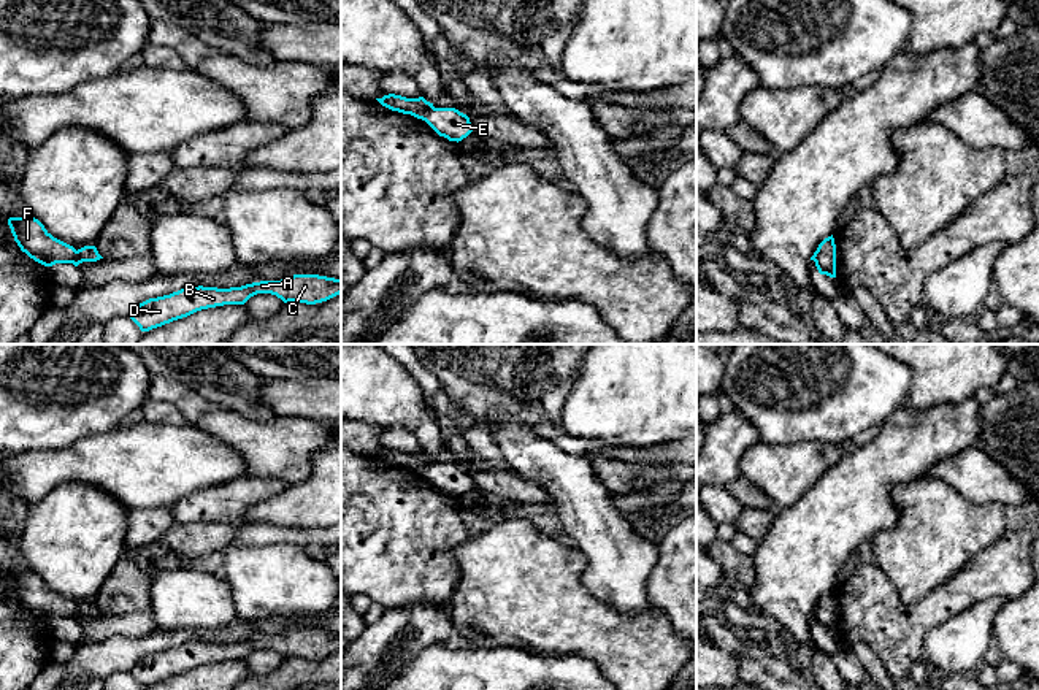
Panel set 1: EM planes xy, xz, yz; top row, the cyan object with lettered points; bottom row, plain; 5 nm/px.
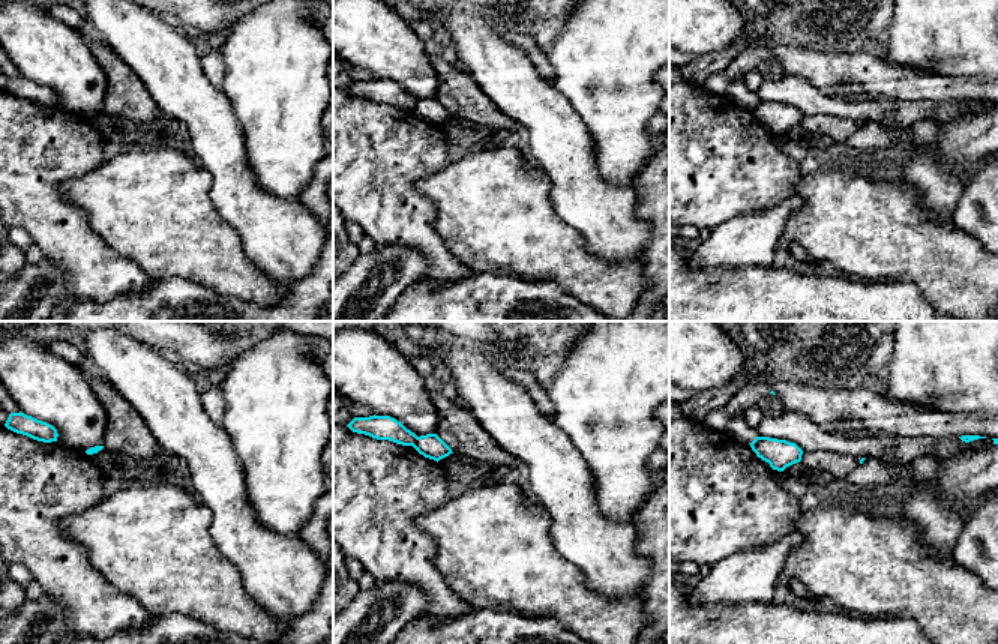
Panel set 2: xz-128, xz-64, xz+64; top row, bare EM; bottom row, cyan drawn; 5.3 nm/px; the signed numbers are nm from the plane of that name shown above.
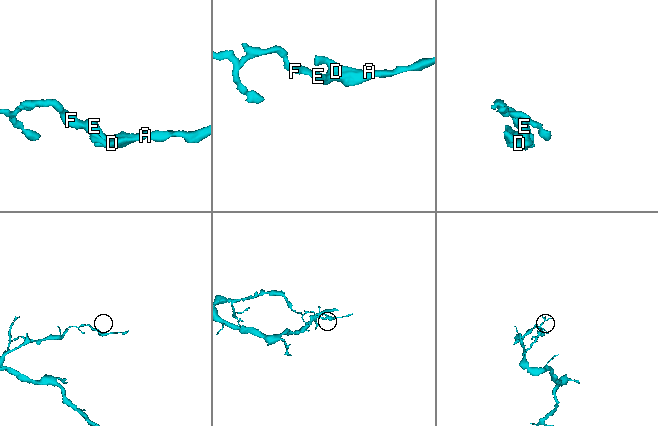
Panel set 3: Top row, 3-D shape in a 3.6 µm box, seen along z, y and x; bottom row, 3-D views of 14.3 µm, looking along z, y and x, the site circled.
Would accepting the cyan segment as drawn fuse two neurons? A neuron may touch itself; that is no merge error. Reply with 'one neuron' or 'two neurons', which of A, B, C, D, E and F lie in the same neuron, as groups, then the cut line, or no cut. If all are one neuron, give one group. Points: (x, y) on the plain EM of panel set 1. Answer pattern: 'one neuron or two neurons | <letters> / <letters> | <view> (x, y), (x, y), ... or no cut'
two neurons | A B C D E / F | xz (432, 460), (422, 475)

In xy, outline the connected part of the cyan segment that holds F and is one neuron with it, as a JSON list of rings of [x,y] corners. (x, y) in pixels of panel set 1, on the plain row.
[[[33,571],[10,573],[8,581],[21,606],[35,617],[44,622],[75,617],[76,604],[54,593]]]

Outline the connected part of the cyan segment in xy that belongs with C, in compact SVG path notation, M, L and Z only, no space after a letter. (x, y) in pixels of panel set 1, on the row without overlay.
M293 630L281 636L260 636L230 644L184 642L170 650L140 658L128 673L141 687L149 687L201 665L224 660L244 660L257 649L276 650L284 658L316 660L339 650L341 634L319 630Z

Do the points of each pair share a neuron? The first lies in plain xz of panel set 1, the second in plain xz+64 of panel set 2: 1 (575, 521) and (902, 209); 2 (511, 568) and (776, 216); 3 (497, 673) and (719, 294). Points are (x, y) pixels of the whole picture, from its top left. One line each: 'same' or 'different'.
1: different
2: different
3: same

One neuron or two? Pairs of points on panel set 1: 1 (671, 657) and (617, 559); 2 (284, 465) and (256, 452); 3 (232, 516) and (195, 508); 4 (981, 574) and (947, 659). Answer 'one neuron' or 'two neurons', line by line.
1: two neurons
2: one neuron
3: one neuron
4: two neurons

